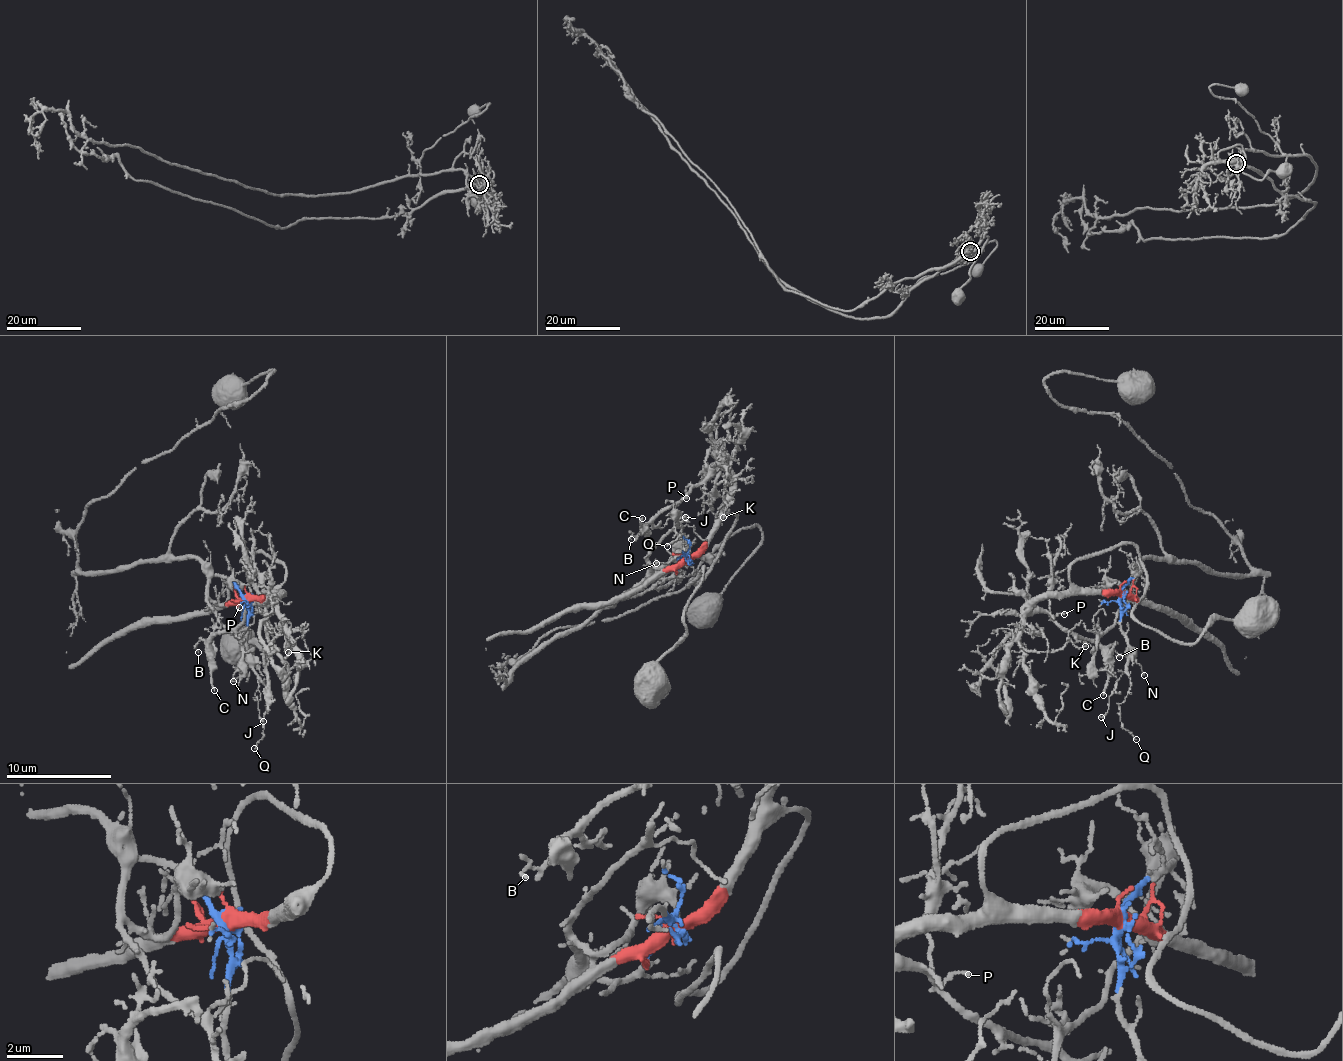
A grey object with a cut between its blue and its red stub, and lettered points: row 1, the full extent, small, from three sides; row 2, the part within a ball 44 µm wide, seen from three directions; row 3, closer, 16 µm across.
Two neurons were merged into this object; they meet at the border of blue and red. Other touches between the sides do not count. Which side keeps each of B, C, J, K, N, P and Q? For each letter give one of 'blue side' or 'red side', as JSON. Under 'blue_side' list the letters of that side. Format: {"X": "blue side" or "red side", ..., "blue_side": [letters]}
{"B": "red side", "C": "red side", "J": "blue side", "K": "red side", "N": "blue side", "P": "red side", "Q": "blue side", "blue_side": ["J", "N", "Q"]}

